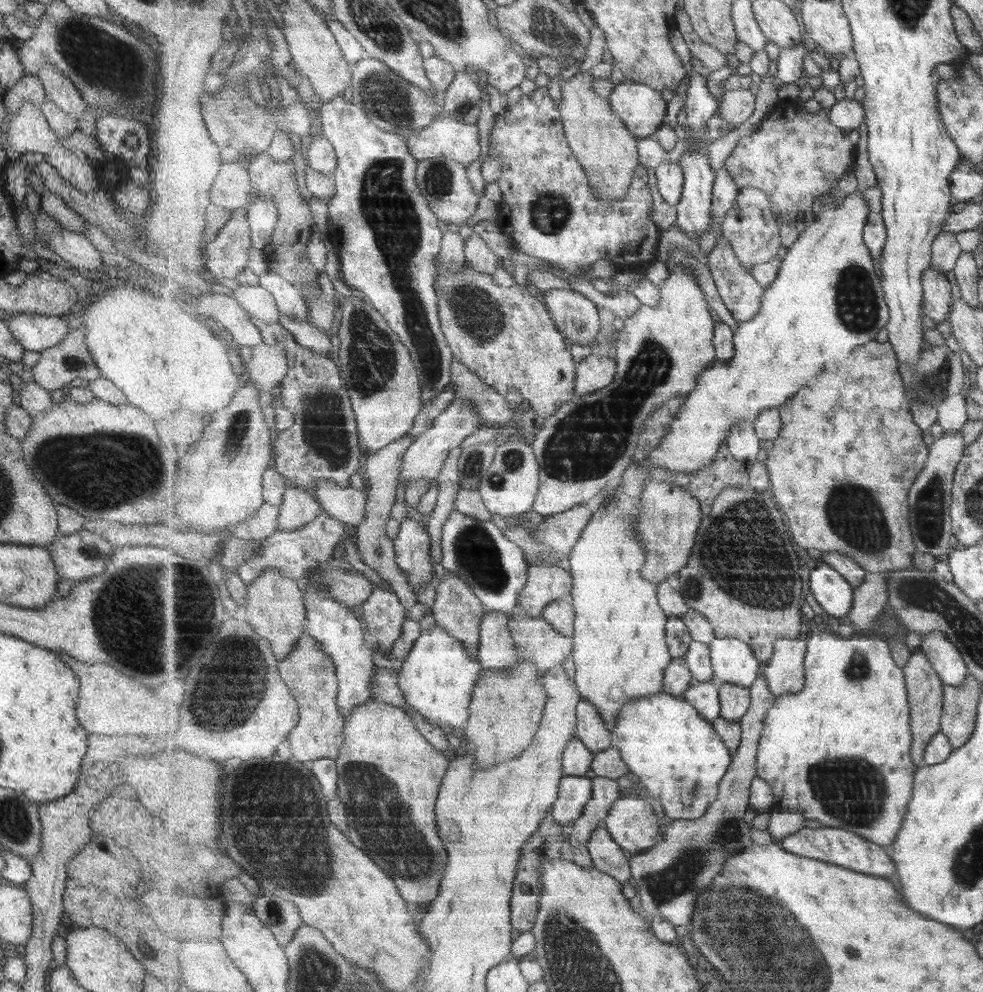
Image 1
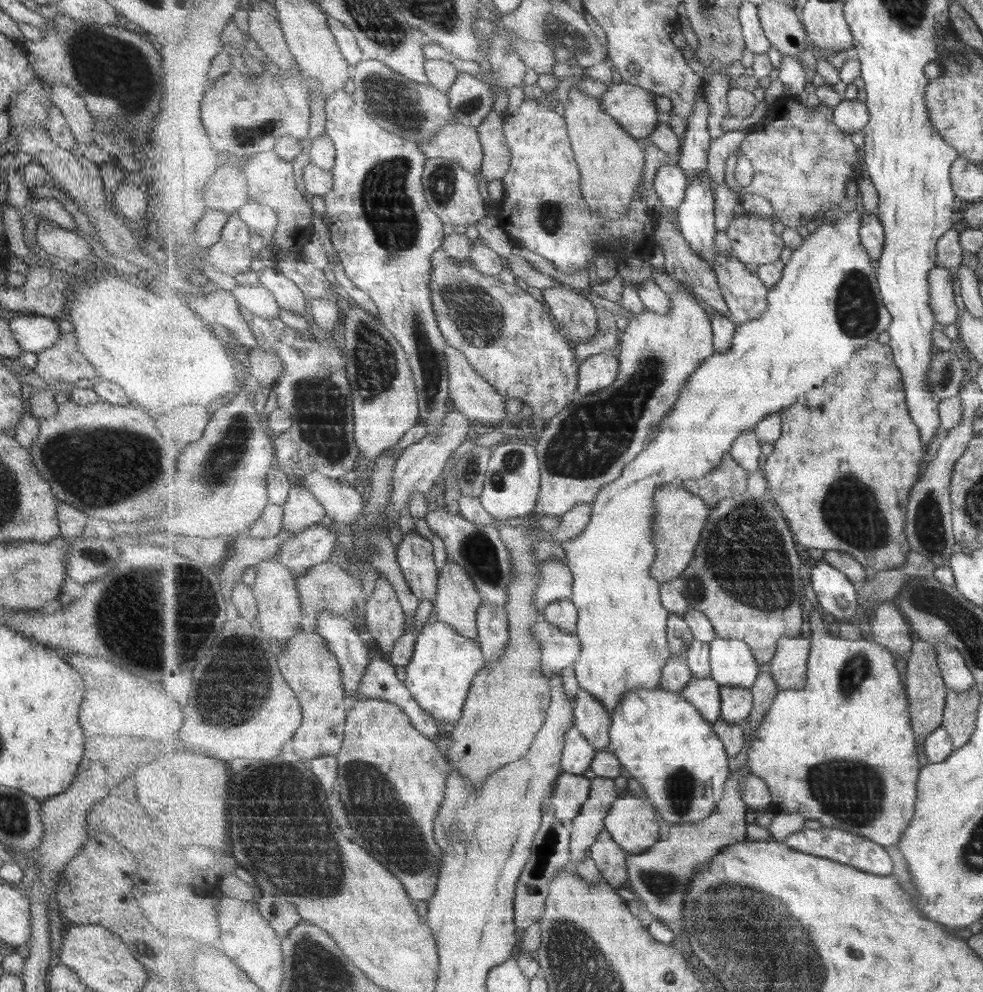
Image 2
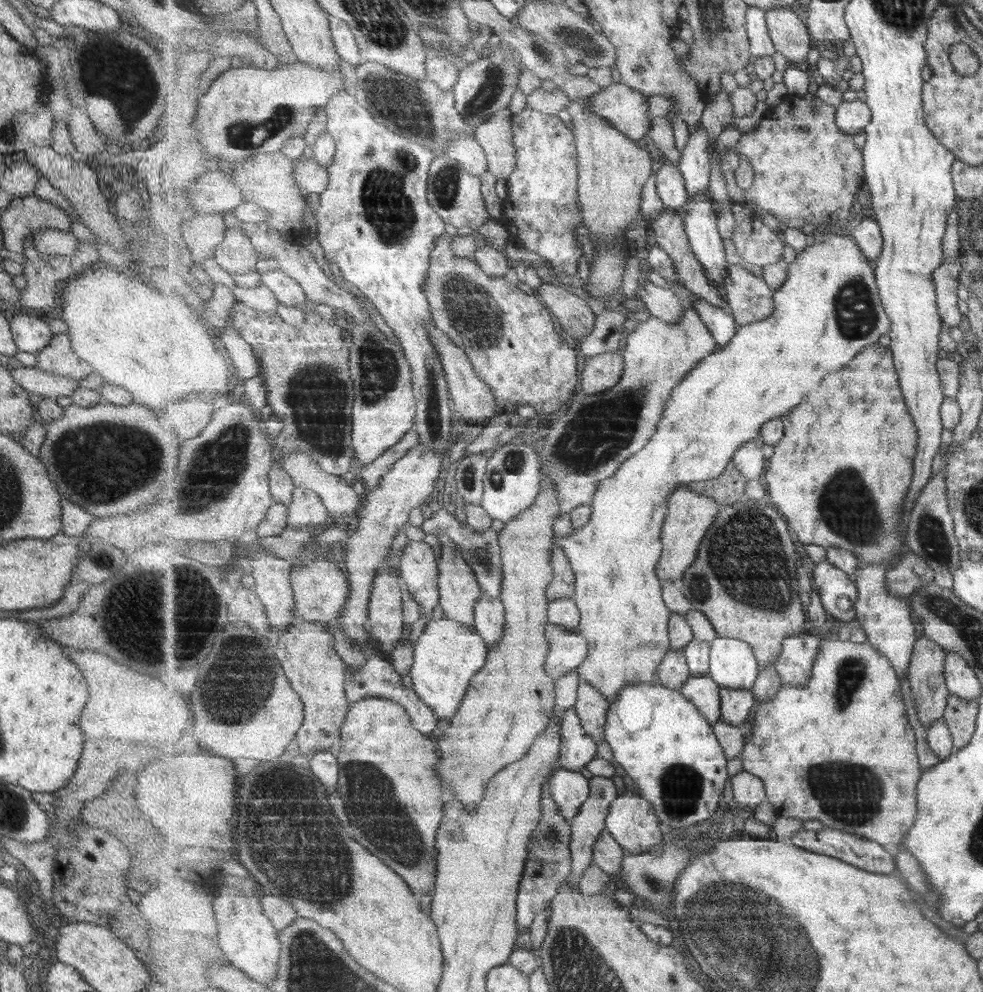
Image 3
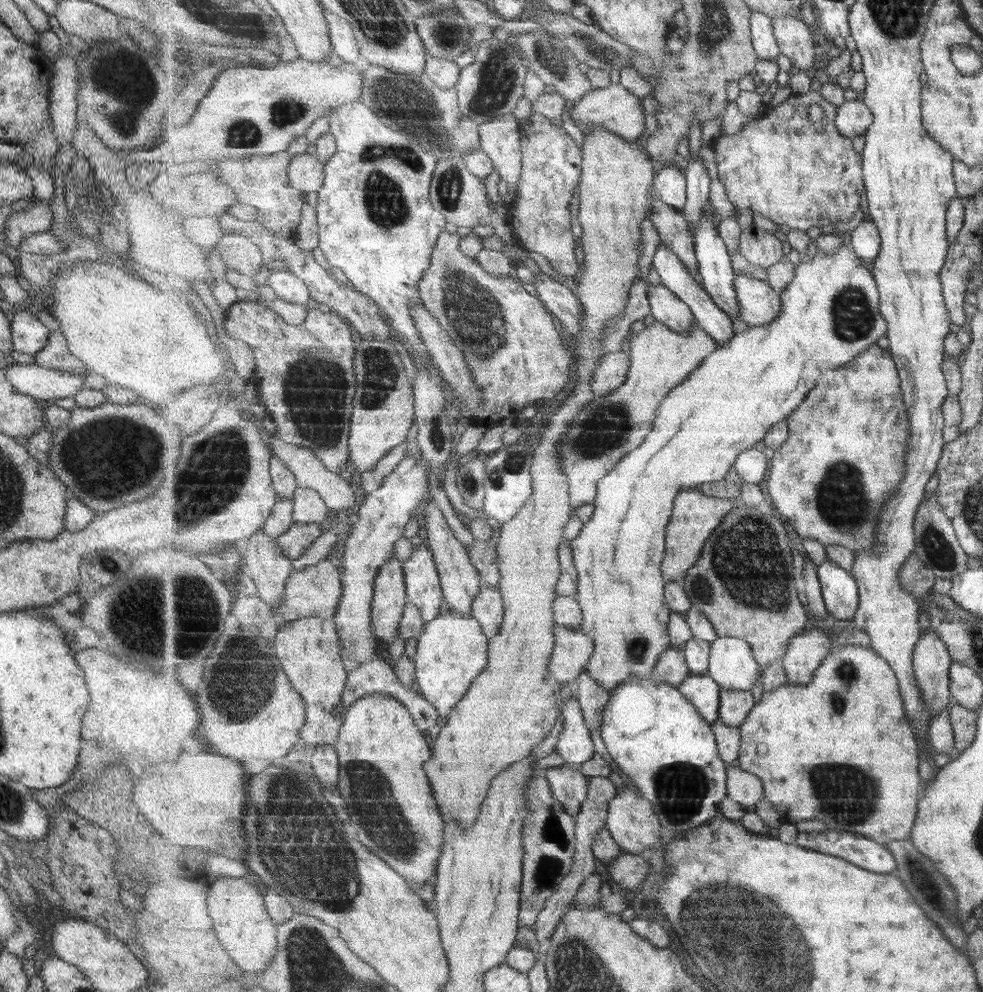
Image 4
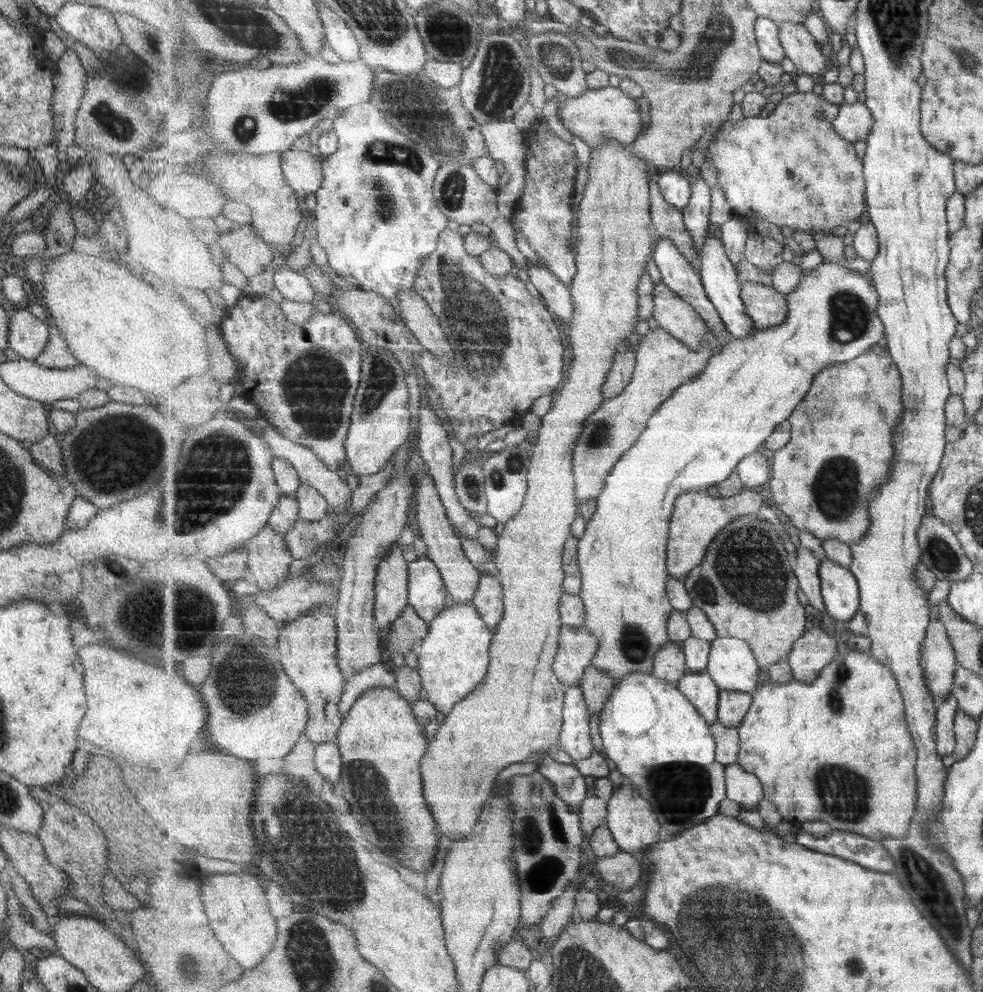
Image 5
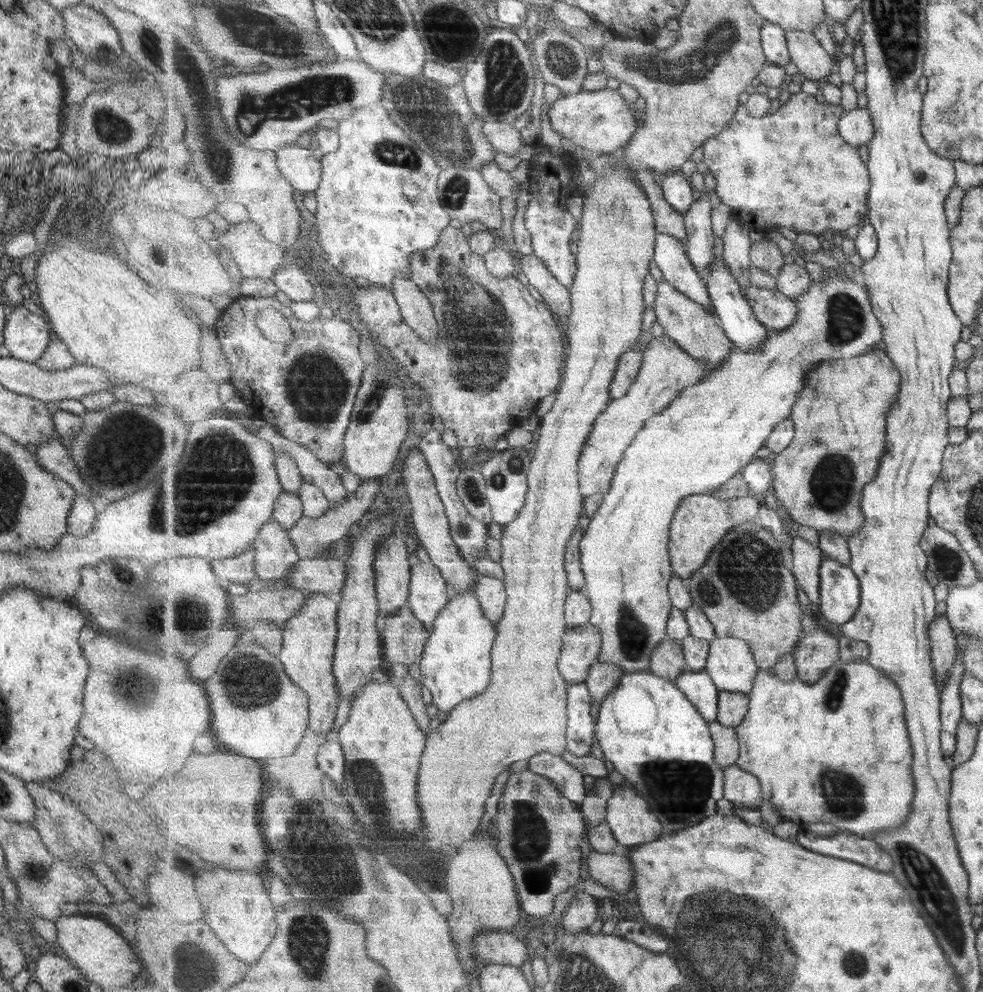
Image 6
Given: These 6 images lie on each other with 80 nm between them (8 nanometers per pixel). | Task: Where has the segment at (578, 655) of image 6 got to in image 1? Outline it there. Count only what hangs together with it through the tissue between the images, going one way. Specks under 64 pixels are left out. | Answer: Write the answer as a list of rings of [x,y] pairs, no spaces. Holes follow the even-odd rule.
[[[527,614],[512,615],[510,619],[510,631],[514,637],[518,656],[527,662],[533,662],[541,676],[547,675],[551,668],[563,667],[567,660],[572,658],[574,652],[574,638],[563,636],[557,632],[552,624],[543,617],[533,618]]]

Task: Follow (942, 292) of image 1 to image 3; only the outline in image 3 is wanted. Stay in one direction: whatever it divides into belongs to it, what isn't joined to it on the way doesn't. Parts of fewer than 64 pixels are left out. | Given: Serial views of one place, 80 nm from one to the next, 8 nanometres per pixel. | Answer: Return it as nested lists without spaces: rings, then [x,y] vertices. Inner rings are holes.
[[[959,260],[944,261],[942,266],[934,272],[936,291],[938,292],[938,310],[943,322],[955,326],[961,322],[961,314],[957,310],[957,274],[959,274]]]

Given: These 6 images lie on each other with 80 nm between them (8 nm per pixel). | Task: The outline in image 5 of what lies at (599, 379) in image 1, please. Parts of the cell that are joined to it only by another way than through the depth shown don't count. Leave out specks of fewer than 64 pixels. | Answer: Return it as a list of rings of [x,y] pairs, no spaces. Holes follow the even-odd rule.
[[[632,347],[627,351],[618,351],[615,355],[613,366],[603,387],[603,396],[605,399],[615,398],[623,394],[625,388],[631,384],[637,364],[636,356],[636,350]]]

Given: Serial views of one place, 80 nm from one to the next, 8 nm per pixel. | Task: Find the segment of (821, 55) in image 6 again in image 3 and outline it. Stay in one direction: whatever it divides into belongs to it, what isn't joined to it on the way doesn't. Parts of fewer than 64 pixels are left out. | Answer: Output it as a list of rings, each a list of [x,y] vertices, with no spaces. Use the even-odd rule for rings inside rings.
[[[772,8],[766,12],[766,19],[779,52],[791,63],[805,67],[811,48],[817,45],[808,24],[789,8]]]

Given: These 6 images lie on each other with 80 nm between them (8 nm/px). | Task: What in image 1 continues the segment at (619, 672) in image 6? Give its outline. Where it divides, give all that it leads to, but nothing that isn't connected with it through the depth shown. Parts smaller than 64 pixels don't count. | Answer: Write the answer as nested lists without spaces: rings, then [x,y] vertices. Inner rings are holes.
[[[582,696],[578,704],[578,731],[579,737],[591,749],[598,753],[612,746],[612,731],[603,722],[599,710]]]

